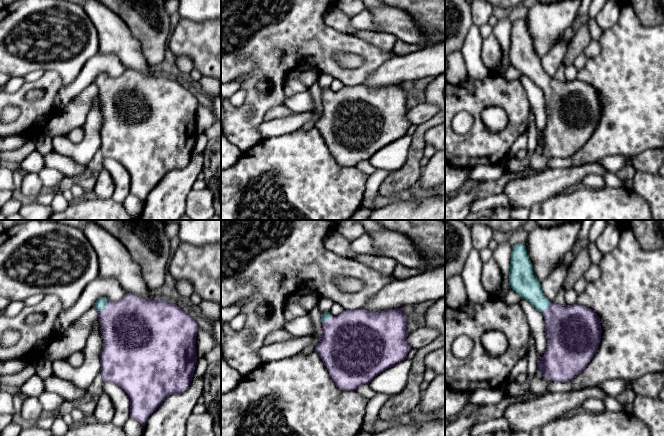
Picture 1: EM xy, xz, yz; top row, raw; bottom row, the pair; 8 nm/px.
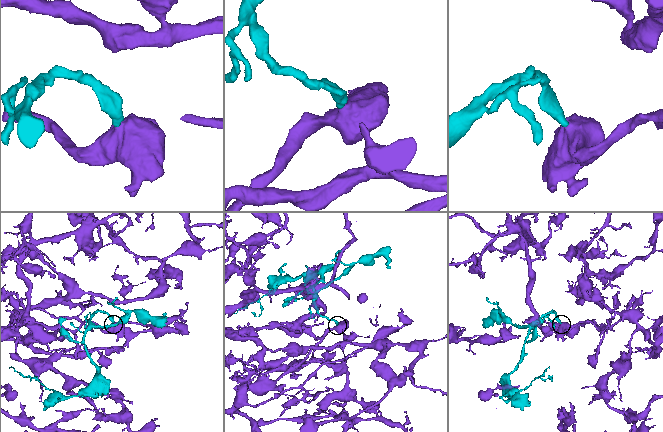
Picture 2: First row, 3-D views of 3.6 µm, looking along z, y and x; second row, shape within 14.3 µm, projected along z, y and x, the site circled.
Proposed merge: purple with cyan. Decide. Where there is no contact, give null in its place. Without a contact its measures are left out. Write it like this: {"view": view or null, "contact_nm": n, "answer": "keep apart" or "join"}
{"view": "xy", "contact_nm": 140, "answer": "join"}

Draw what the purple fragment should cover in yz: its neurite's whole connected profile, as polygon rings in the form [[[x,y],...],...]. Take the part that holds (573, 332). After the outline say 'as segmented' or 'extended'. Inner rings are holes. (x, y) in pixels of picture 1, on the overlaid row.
[[[525,243],[512,247],[509,282],[511,288],[541,312],[545,320],[547,347],[542,359],[537,361],[537,371],[554,382],[571,381],[586,368],[596,354],[602,333],[600,318],[592,309],[578,303],[559,305],[550,302],[534,275]]] | extended

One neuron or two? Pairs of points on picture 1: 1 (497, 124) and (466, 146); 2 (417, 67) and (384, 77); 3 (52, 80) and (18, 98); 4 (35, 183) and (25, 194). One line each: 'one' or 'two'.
1: two
2: one
3: one
4: one

